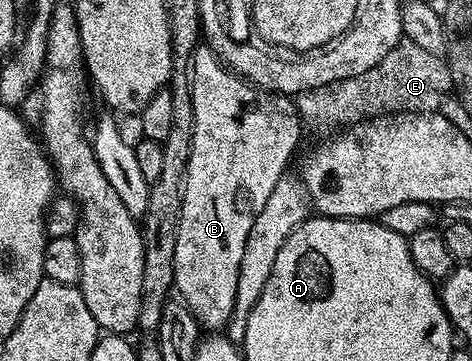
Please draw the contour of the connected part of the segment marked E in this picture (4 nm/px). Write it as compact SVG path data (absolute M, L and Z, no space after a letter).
M401 39L394 47L394 51L390 51L390 55L382 59L382 63L370 67L370 71L354 75L350 79L314 87L310 91L302 91L296 94L294 100L296 114L307 128L309 125L312 129L324 129L327 125L348 127L369 117L385 117L387 113L435 113L452 92L451 72L448 70L447 60L439 53L431 53L407 39Z

